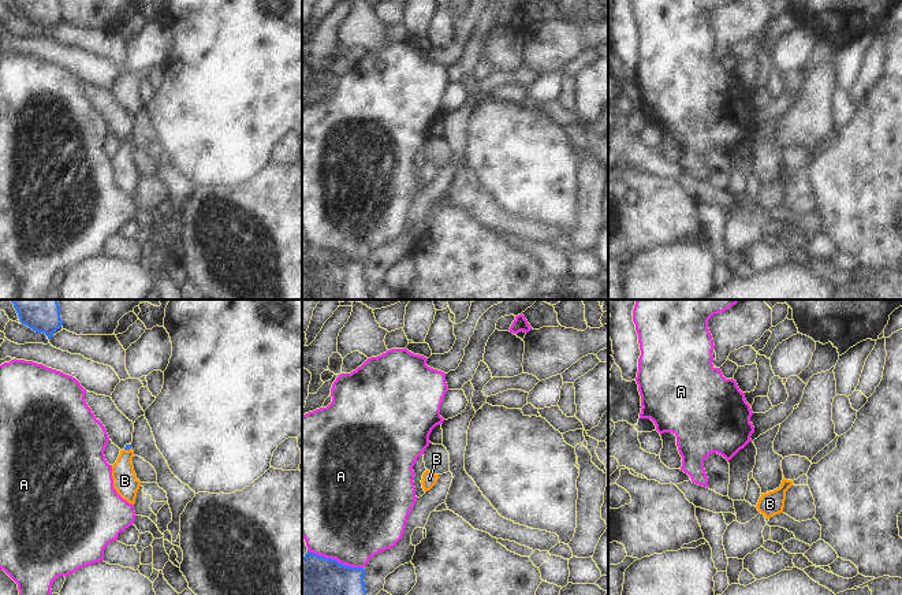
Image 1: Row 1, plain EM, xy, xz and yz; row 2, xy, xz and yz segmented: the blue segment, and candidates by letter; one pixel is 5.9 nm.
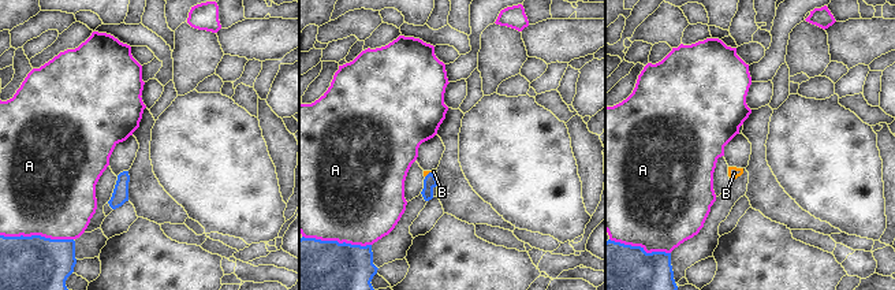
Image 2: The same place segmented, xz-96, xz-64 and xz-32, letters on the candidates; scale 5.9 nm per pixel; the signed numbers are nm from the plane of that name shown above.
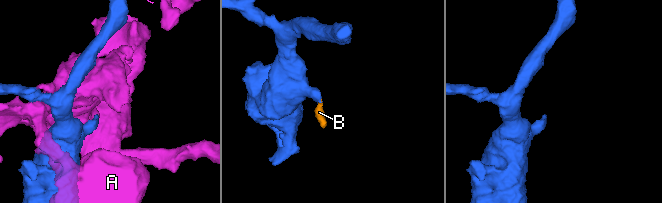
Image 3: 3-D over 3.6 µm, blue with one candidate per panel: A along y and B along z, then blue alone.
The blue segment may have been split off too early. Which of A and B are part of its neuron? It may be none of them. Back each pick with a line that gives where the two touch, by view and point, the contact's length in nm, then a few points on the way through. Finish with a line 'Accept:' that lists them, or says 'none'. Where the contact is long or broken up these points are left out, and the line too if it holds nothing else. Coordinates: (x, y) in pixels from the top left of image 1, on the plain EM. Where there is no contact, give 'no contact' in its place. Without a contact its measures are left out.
B: contact xy (127, 142); length 40 nm; way xy (127, 140), (127, 142), (125, 174)
Accept: B

